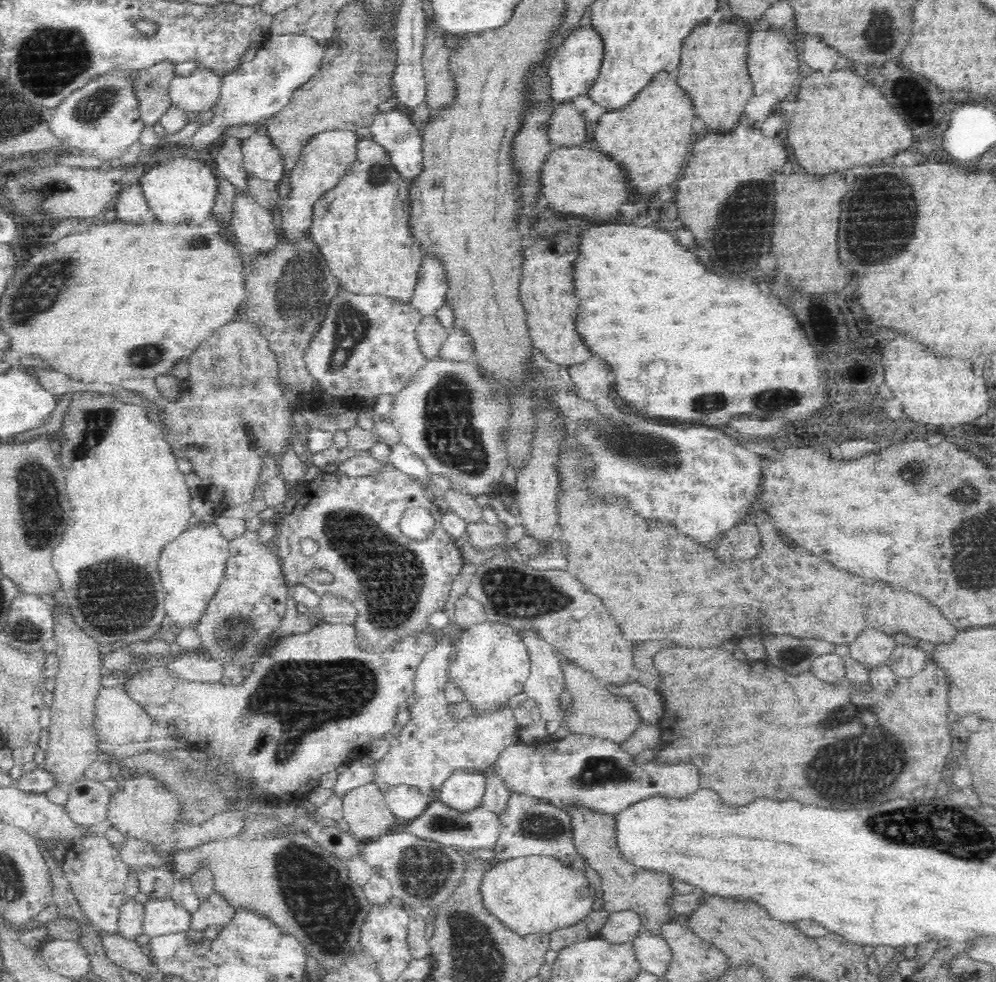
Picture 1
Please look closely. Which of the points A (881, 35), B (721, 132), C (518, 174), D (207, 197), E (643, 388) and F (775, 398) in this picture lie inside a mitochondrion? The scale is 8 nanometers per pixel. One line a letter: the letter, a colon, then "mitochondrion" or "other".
A: other
B: other
C: other
D: other
E: other
F: mitochondrion

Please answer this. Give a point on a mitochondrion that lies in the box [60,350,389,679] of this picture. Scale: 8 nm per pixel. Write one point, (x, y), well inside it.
(129, 598)

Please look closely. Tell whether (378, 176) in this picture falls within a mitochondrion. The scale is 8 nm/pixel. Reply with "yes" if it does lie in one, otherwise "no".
yes

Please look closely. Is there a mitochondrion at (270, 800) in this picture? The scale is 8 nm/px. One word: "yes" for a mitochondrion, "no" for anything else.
no

